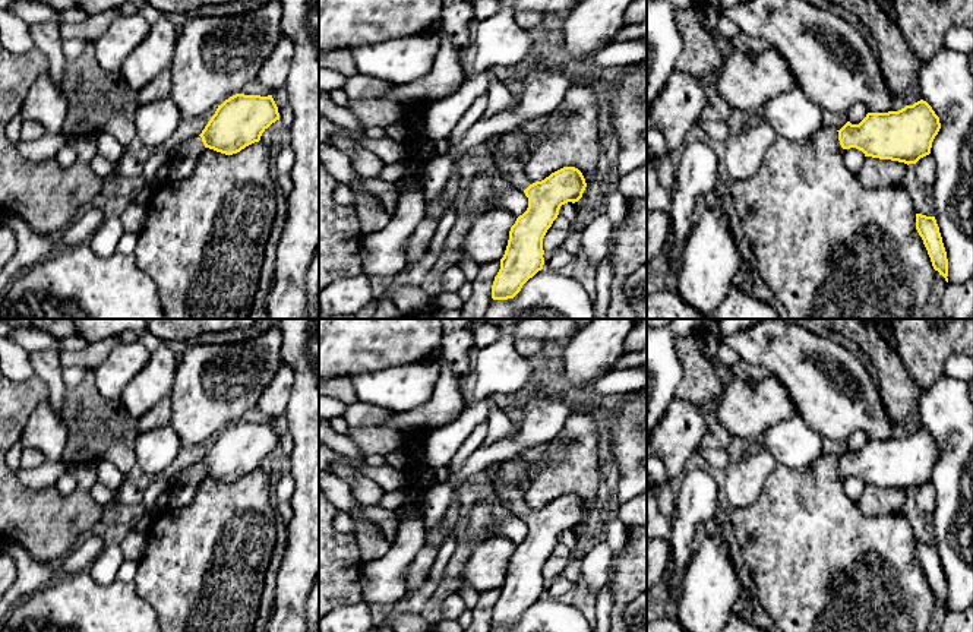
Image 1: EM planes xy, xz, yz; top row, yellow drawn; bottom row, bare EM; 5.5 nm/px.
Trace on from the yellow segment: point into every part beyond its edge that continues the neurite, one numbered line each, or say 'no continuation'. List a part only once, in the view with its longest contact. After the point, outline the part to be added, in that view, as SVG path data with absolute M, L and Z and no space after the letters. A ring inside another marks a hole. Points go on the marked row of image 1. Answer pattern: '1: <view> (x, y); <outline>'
1: xy (193, 147); M198 135L179 143L176 148L173 148L173 151L173 158L200 157L200 154L205 151L205 145L202 142L202 138Z

